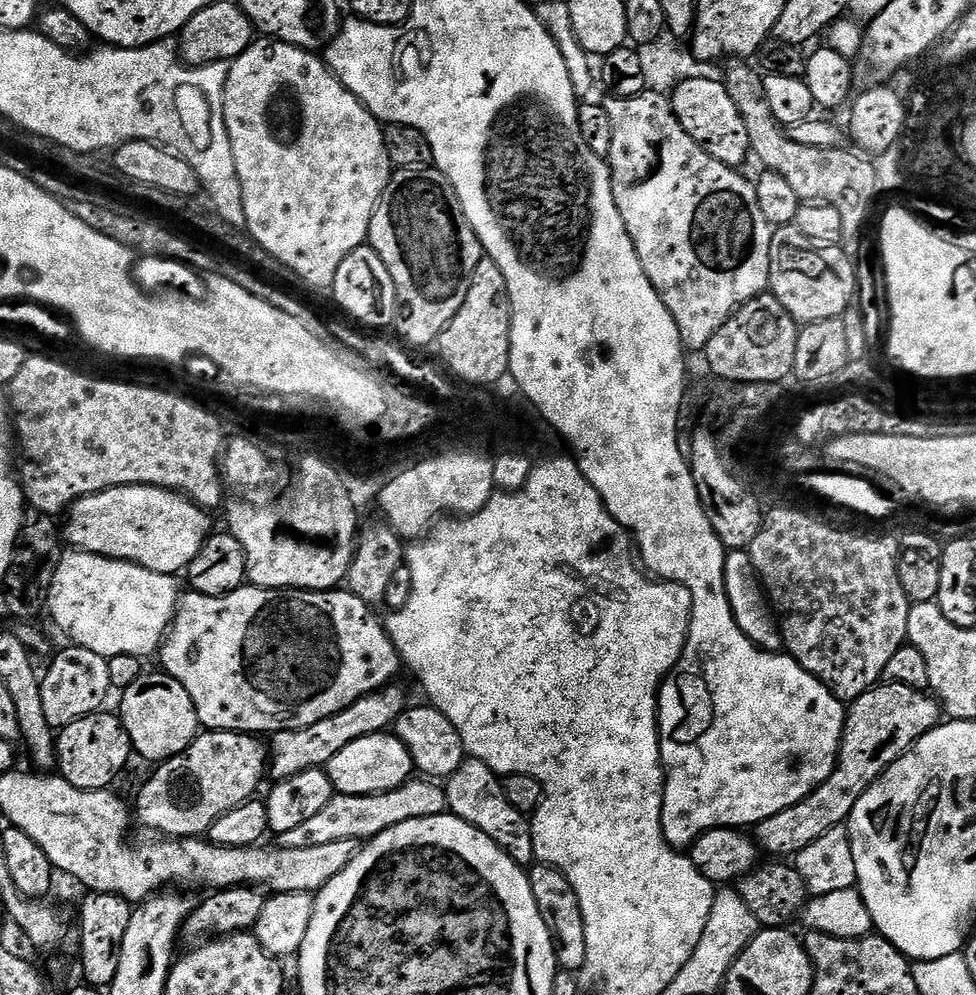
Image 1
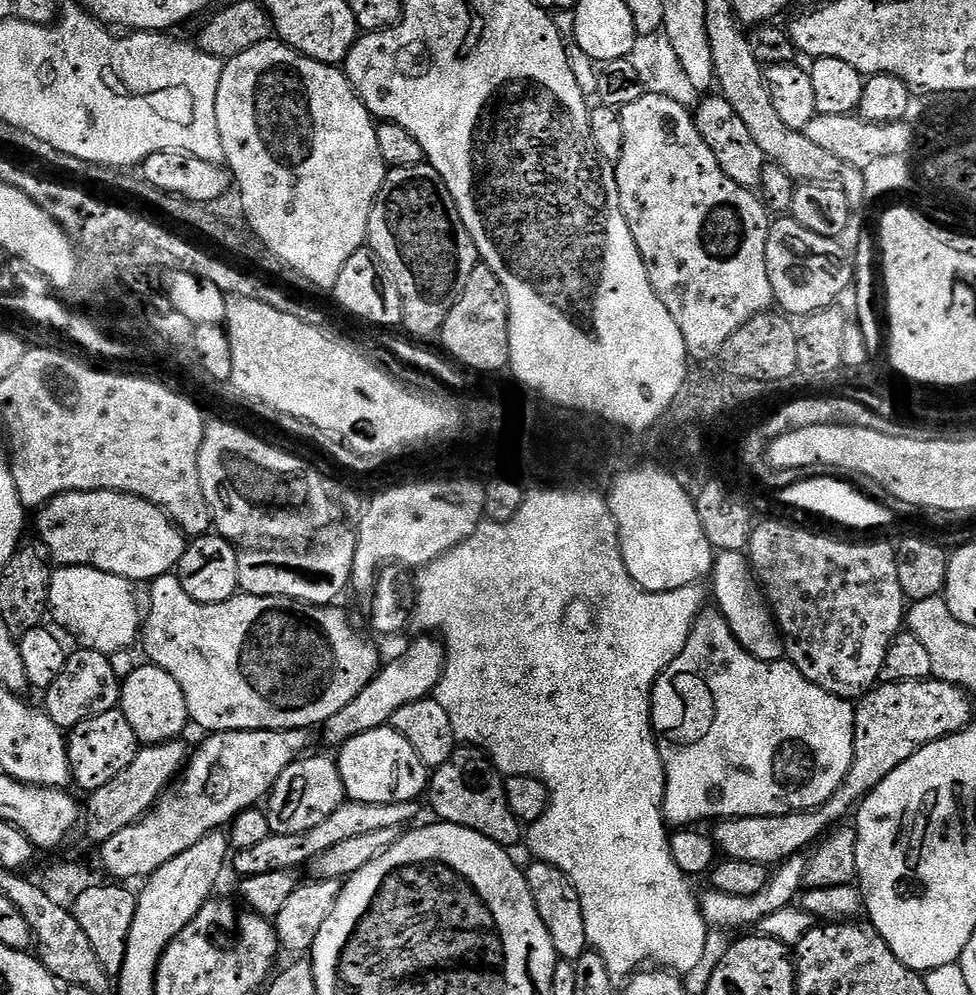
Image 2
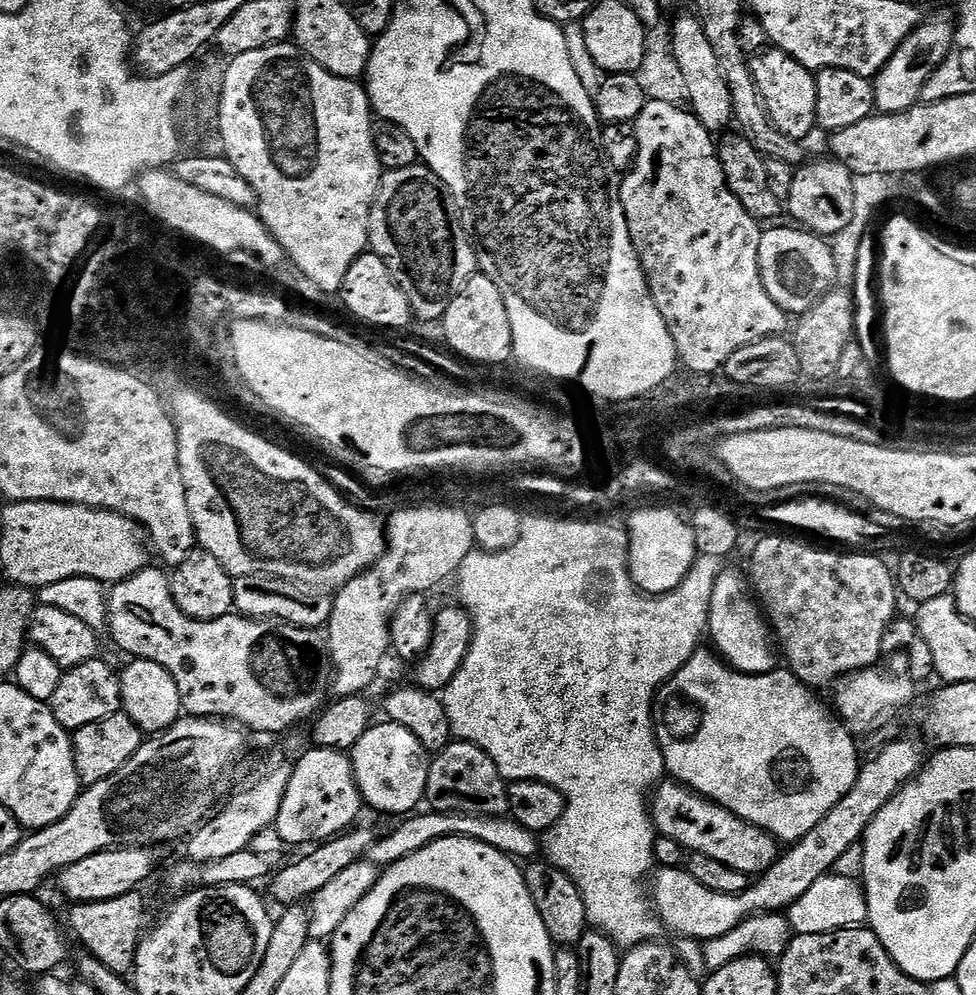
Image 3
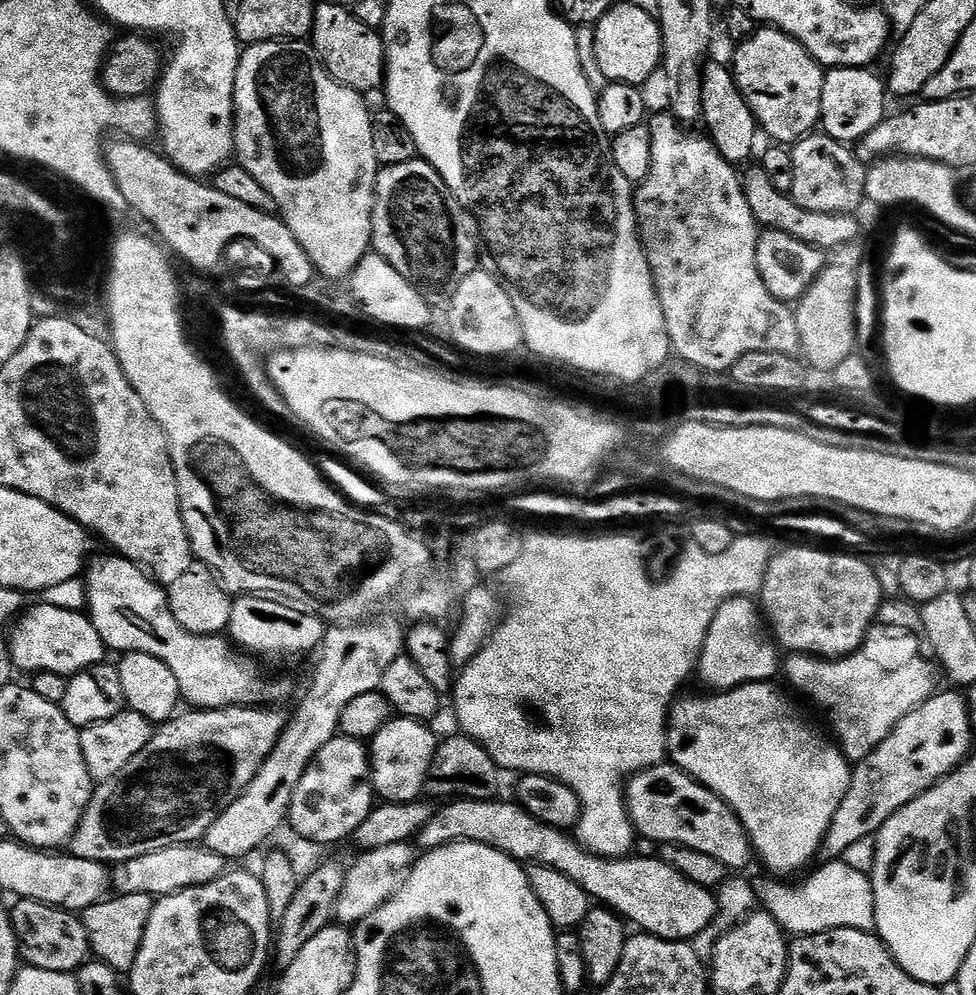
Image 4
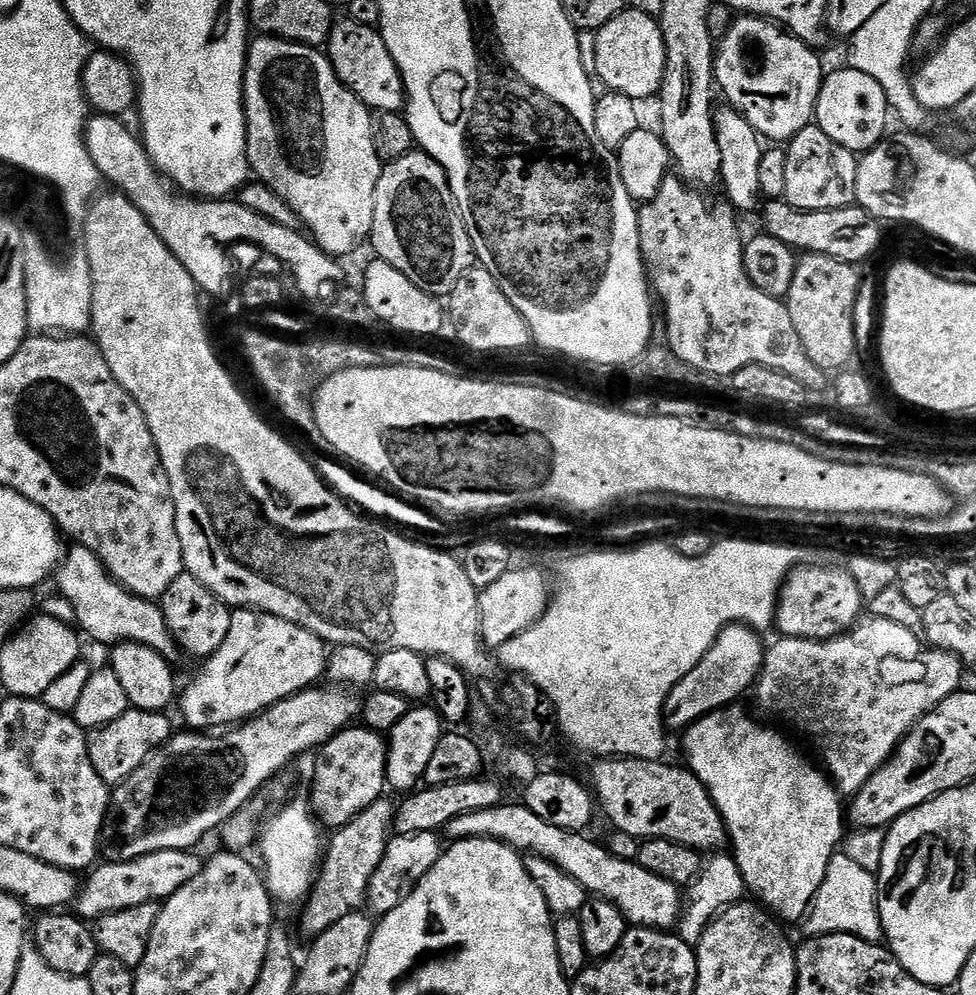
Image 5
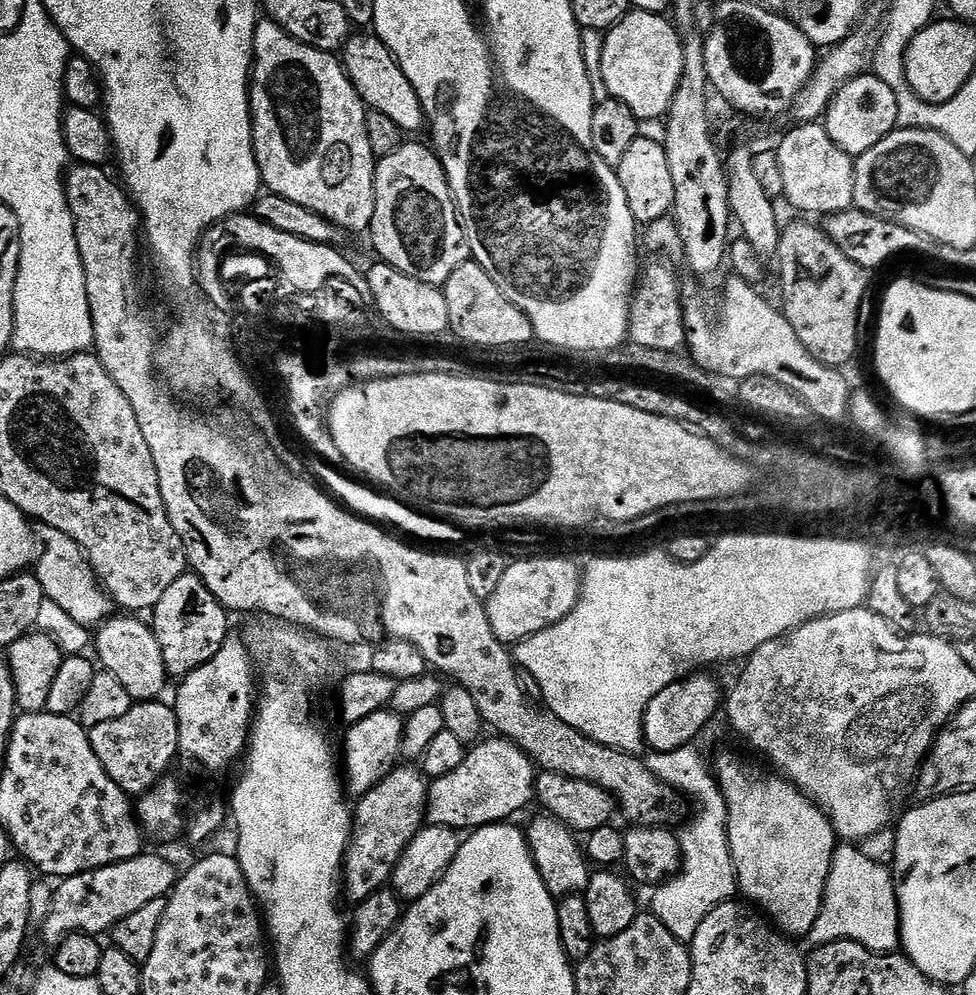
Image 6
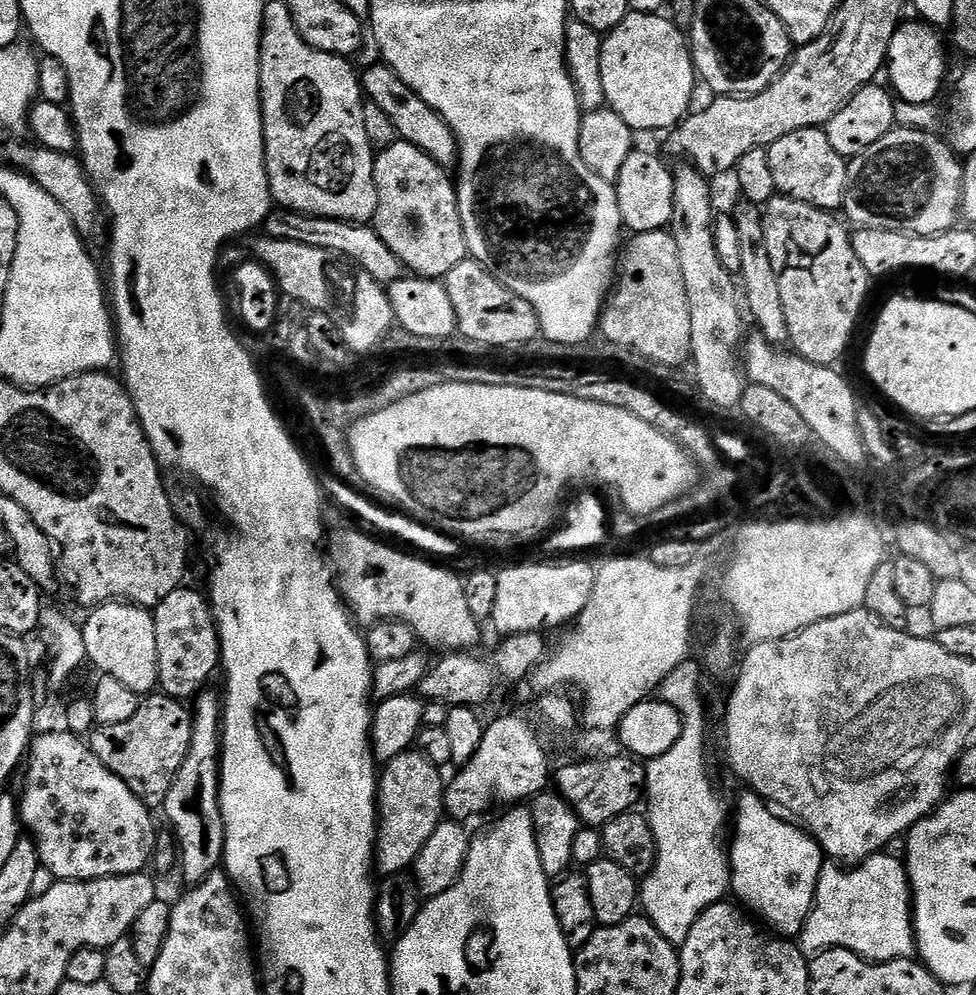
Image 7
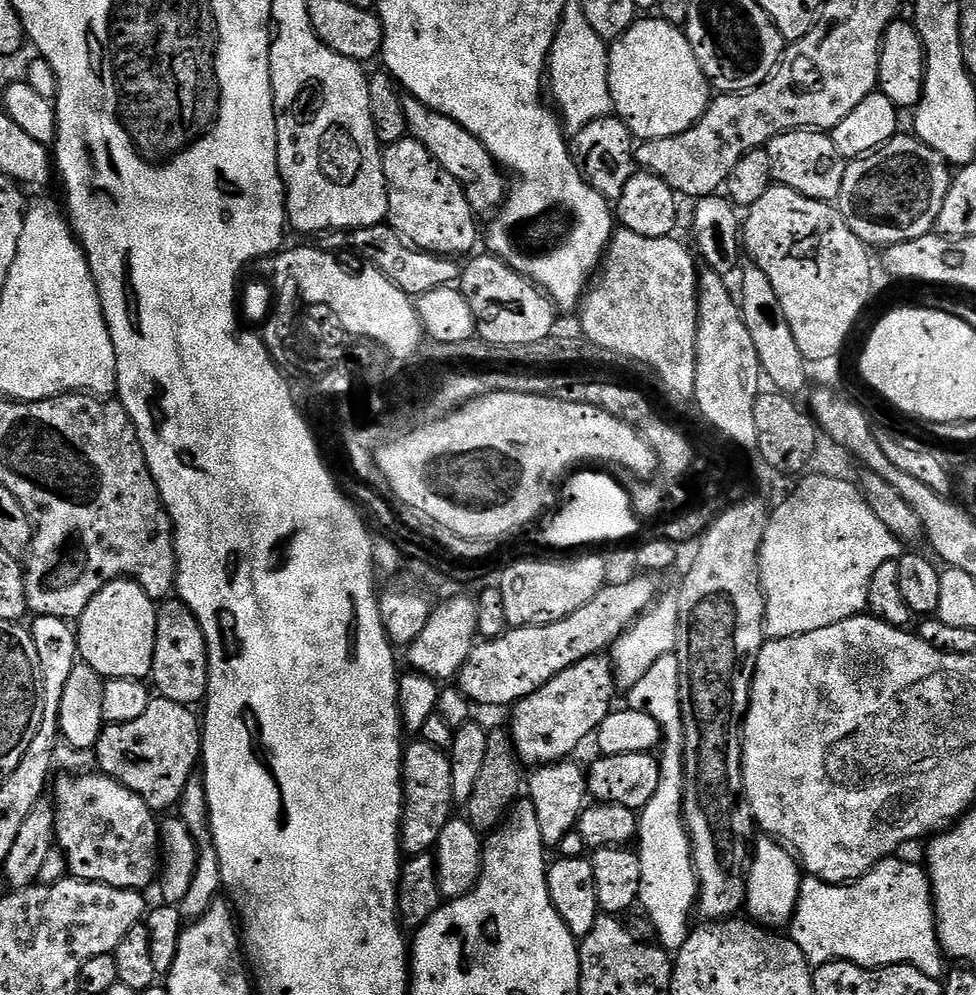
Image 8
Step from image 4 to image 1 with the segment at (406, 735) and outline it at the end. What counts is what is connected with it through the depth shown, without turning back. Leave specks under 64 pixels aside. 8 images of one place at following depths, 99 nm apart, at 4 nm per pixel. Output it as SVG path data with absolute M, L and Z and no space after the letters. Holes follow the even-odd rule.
M388 732L370 734L366 738L358 738L358 742L350 742L350 746L338 750L338 754L330 758L326 771L333 789L342 796L382 794L386 790L402 786L414 776L412 759L406 746L402 746L395 734Z

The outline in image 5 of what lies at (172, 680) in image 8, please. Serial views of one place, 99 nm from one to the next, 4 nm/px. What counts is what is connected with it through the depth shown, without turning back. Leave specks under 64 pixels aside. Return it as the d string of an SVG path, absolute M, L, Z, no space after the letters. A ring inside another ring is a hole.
M187 574L174 578L174 582L170 582L170 590L166 590L162 598L162 607L166 626L172 631L181 653L189 652L192 656L207 658L216 653L222 642L226 642L233 609L223 604L213 592L206 590L198 578Z

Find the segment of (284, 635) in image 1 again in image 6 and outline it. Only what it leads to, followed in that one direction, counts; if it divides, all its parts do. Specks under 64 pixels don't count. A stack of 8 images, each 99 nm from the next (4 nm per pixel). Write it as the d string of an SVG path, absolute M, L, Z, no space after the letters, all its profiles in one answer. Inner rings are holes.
M40 524L35 529L35 534L40 549L34 561L34 575L42 586L44 599L54 602L84 628L92 630L103 624L113 615L114 605L107 592L100 587L96 571L78 546L78 542L62 534L62 530L54 530L45 524Z

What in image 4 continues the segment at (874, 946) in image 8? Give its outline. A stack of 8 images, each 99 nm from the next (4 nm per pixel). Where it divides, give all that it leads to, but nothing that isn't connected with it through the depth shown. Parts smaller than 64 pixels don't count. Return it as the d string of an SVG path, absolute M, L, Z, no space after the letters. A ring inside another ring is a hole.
M843 859L824 862L813 876L805 875L805 880L797 888L790 885L790 882L764 876L751 881L756 899L763 911L771 914L789 937L809 936L835 928L872 932L876 927L872 877L844 864Z

